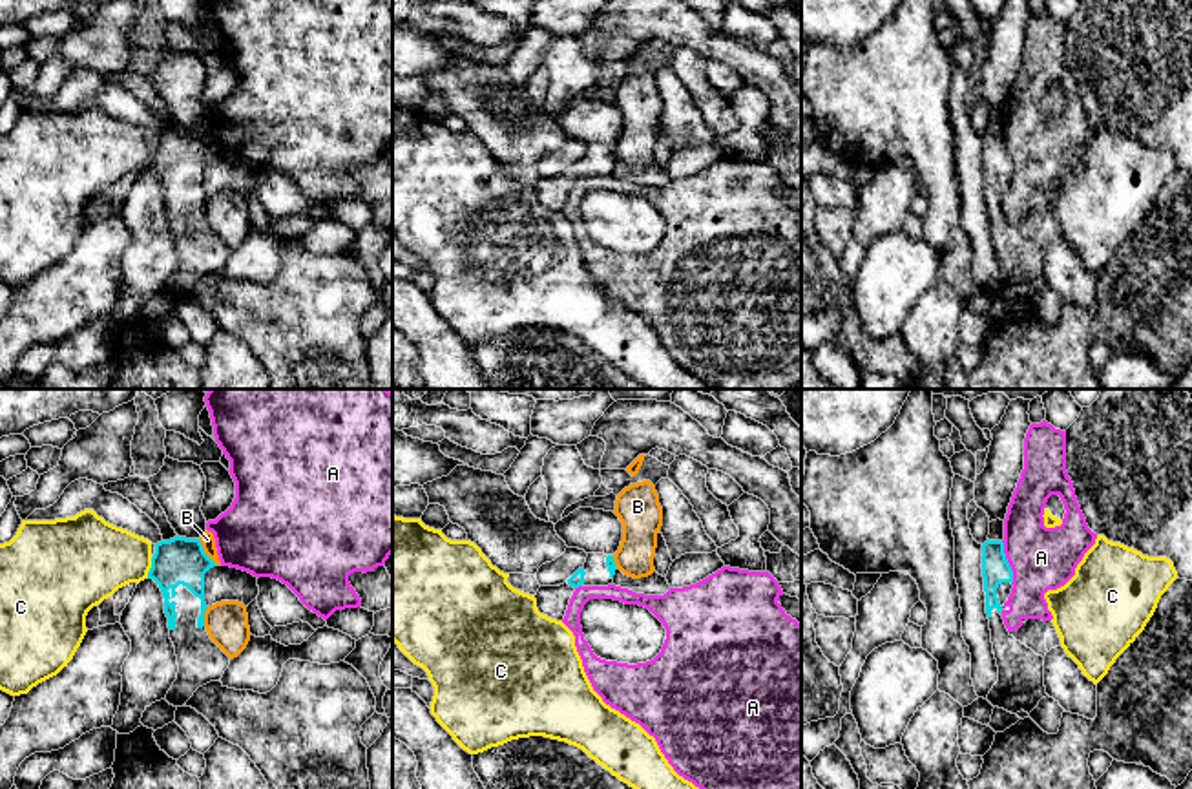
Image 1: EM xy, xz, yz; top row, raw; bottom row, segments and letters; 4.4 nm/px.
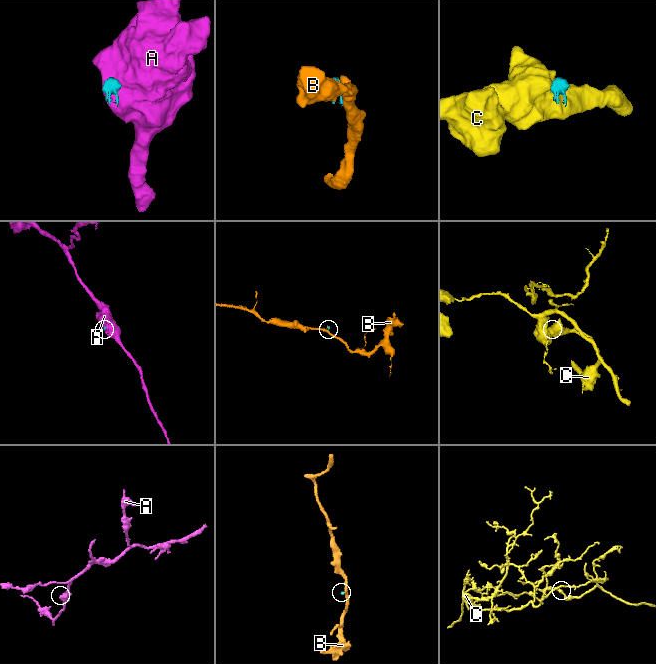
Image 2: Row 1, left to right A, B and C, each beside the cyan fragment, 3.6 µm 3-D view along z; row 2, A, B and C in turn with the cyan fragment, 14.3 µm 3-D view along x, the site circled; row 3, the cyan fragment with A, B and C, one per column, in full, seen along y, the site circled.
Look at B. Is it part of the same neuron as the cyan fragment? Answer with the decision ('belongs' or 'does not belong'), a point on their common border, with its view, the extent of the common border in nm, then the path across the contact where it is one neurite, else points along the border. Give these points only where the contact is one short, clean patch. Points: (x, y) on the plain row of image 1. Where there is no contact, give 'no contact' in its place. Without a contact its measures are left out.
does not belong | xy (203, 143) | 150 nm

